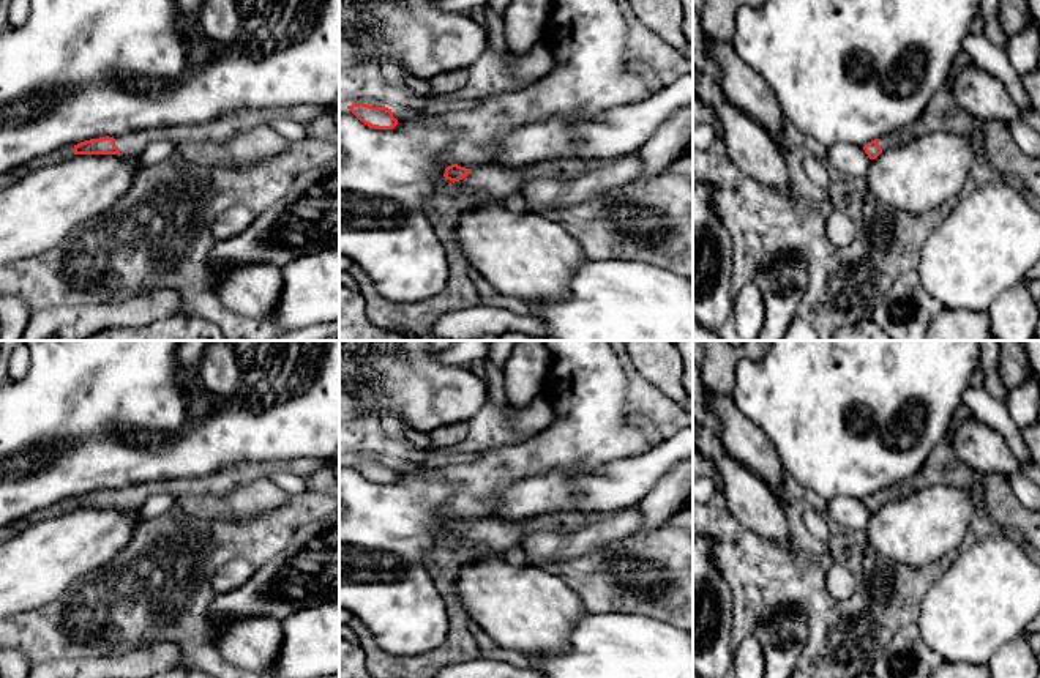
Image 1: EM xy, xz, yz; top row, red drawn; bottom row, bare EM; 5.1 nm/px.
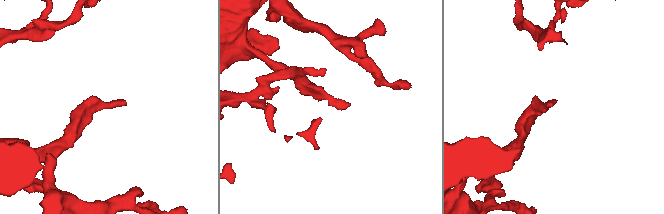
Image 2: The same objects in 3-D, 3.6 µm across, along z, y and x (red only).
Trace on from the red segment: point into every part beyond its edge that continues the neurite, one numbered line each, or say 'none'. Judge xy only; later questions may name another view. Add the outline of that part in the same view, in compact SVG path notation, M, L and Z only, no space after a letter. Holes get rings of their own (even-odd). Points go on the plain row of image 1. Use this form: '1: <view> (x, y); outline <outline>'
1: xy (223, 481); outline M311 457L282 462L240 462L207 476L137 484L114 492L122 508L140 508L148 497L156 494L169 494L175 498L185 495L224 495L253 481L271 478L278 471L294 473L311 482L319 482L328 476L330 462Z

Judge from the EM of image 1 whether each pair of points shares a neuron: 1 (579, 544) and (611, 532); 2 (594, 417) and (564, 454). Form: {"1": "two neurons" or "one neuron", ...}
{"1": "one neuron", "2": "one neuron"}

